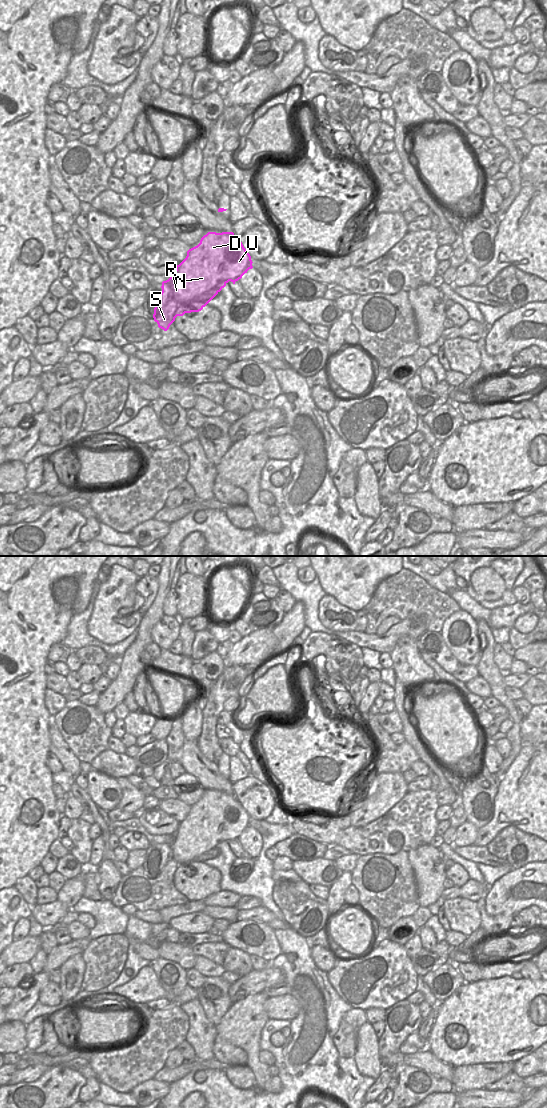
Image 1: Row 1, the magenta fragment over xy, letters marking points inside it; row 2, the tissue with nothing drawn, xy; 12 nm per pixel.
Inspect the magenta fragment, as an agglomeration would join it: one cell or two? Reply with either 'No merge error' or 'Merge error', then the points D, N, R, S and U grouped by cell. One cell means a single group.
Merge error. Groups: D N R S / U.

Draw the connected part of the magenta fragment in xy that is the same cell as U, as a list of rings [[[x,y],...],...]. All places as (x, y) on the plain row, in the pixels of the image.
[[[235,795],[232,796],[231,801],[232,809],[228,809],[227,814],[233,811],[234,815],[230,817],[225,816],[224,819],[227,821],[226,827],[231,833],[236,835],[236,841],[238,841],[249,829],[253,828],[253,822],[250,814]]]

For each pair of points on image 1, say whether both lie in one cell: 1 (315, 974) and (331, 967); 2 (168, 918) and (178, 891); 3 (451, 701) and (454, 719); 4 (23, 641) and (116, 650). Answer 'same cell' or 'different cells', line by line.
1: same cell
2: same cell
3: different cells
4: different cells

